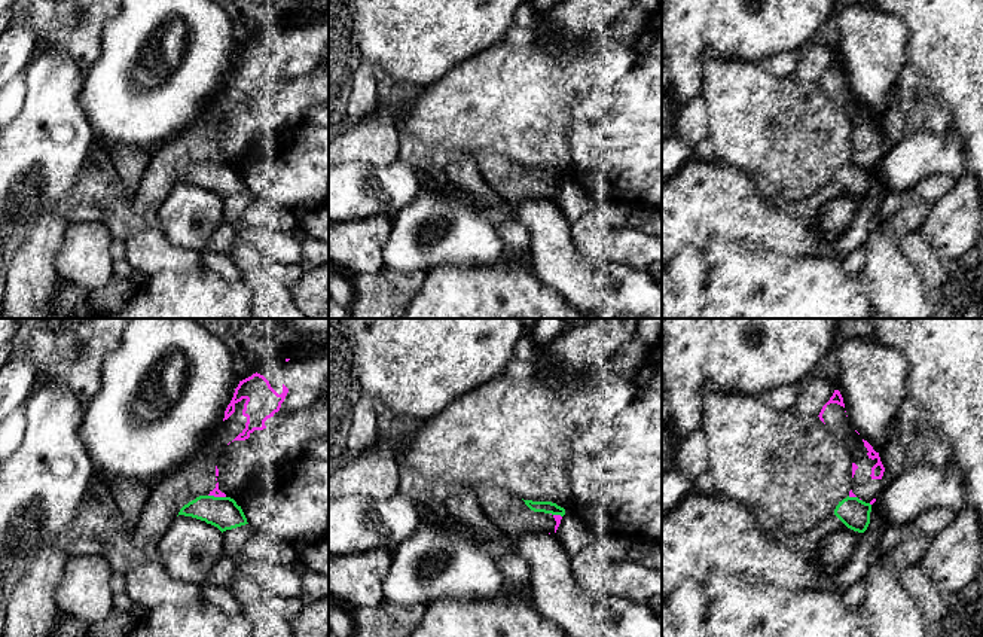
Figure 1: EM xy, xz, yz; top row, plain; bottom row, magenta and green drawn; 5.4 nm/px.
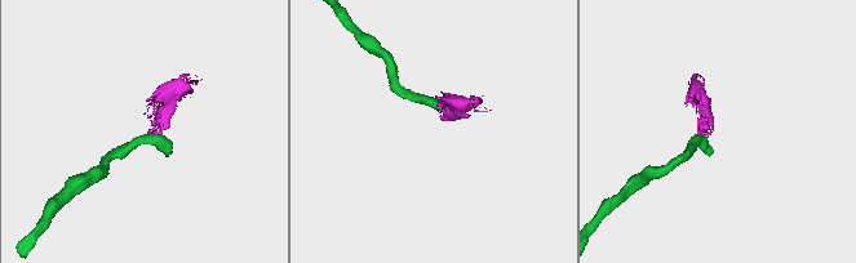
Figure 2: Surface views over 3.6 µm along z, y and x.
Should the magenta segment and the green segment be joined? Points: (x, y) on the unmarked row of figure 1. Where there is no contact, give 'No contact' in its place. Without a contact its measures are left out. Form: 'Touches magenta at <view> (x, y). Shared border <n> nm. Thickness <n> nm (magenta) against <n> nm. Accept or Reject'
Touches magenta at xy (217, 162). Shared border 100 nm. Thickness 50 nm (magenta) against 170 nm. Reject

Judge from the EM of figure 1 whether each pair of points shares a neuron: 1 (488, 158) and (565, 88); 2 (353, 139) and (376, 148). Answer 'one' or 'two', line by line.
1: two
2: one

